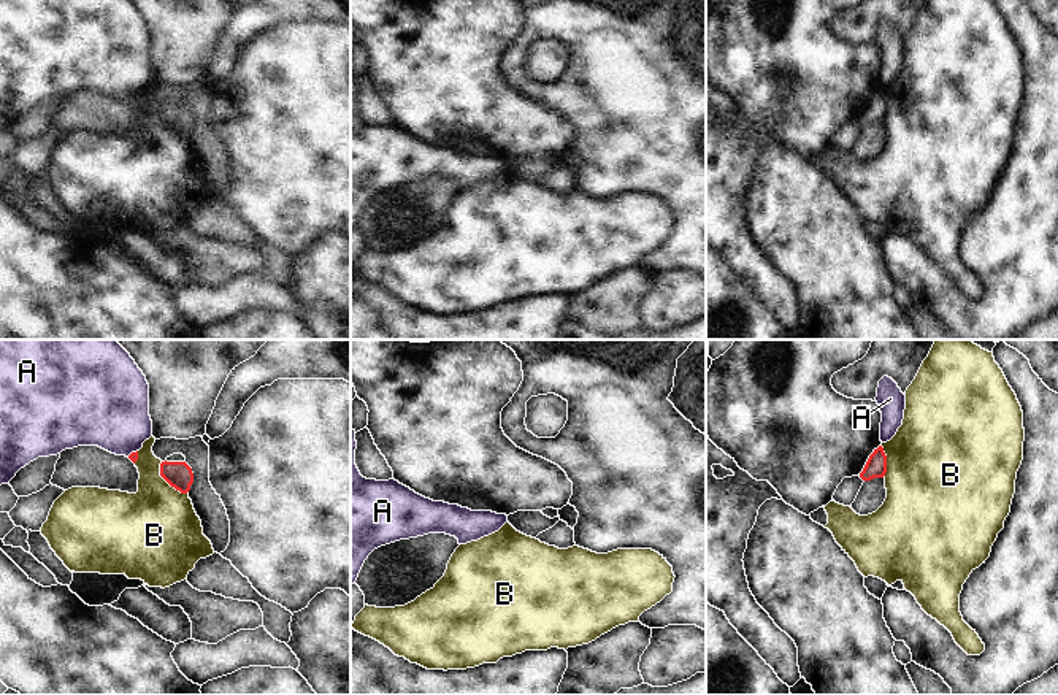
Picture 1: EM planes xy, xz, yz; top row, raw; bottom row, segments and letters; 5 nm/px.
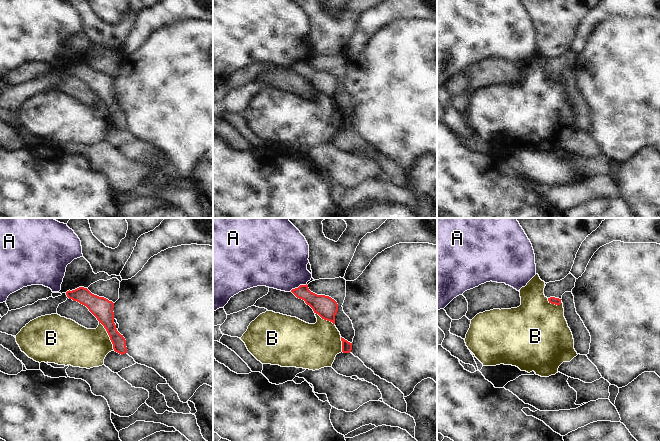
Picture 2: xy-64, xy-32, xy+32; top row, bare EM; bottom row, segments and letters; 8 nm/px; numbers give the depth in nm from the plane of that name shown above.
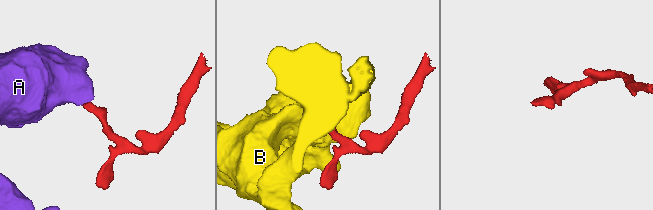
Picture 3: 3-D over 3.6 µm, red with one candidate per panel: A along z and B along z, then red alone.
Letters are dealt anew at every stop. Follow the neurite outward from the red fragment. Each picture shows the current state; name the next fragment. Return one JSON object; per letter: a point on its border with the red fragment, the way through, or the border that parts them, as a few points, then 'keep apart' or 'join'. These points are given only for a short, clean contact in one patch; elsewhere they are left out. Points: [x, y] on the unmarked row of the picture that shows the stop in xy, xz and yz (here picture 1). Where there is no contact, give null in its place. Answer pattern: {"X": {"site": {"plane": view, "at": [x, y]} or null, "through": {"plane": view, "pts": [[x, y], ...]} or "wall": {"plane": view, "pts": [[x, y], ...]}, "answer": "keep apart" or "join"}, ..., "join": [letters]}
{"A": {"site": {"plane": "xy", "at": [132, 97]}, "wall": {"plane": "xy", "pts": [[137, 94], [127, 100]]}, "answer": "keep apart"}, "B": {"site": {"plane": "xy", "at": [168, 127]}, "answer": "keep apart"}, "join": []}

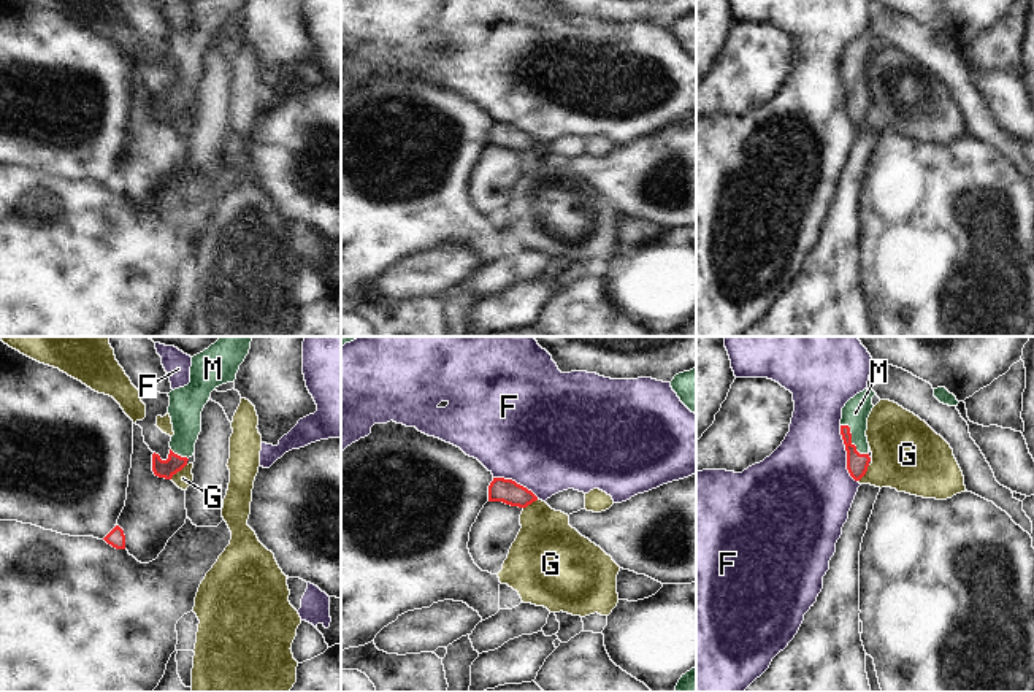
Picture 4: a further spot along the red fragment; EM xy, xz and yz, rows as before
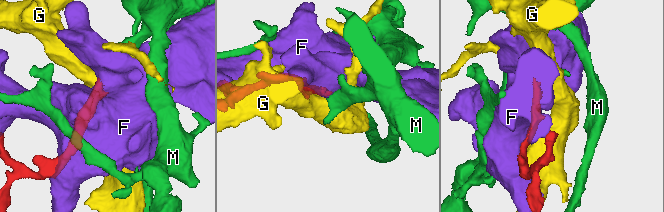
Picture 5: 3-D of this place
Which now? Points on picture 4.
{"F": {"site": {"plane": "yz", "at": [847, 99]}, "answer": "keep apart"}, "G": {"site": {"plane": "xy", "at": [178, 115]}, "answer": "keep apart"}, "M": {"site": {"plane": "yz", "at": [850, 84]}, "through": {"plane": "yz", "pts": [[857, 108], [857, 91], [850, 84], [855, 57]]}, "answer": "join"}, "join": ["M"]}

